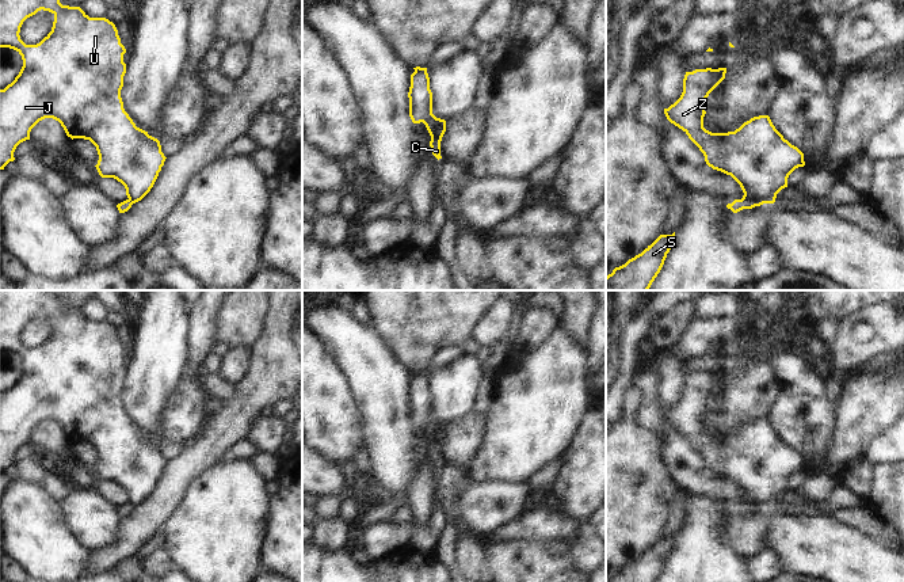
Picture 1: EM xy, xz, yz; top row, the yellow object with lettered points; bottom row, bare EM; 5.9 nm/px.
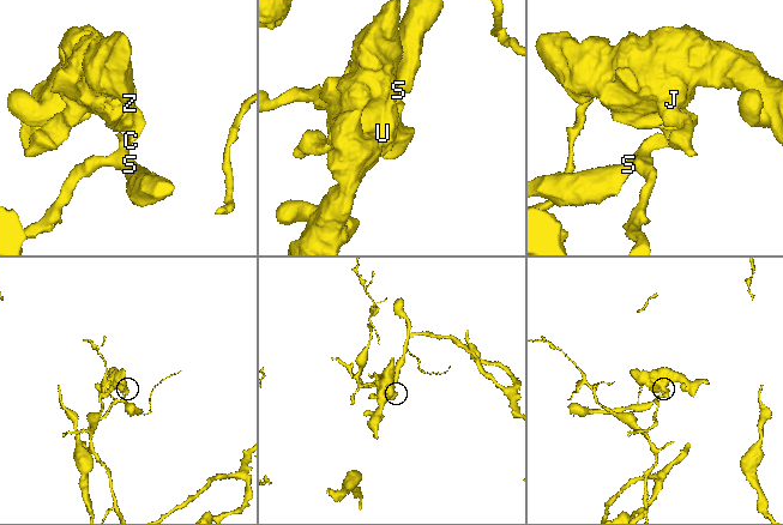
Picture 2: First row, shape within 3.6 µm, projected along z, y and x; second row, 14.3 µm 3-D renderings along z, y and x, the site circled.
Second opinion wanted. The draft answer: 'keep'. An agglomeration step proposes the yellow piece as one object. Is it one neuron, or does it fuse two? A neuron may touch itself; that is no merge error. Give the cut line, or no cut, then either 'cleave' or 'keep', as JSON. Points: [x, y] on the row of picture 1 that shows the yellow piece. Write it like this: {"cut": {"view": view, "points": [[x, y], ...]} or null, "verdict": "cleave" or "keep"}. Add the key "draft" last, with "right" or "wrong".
{"cut": {"view": "yz", "points": [[742, 198], [762, 204]]}, "verdict": "cleave", "draft": "wrong"}

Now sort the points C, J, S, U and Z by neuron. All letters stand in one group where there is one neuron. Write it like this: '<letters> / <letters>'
C J U Z / S

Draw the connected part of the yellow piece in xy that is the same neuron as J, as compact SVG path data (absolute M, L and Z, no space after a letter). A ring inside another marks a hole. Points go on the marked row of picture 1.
M0 0L0 47L16 50L23 60L15 80L0 90L0 170L15 160L16 147L30 140L30 132L39 121L53 118L72 140L89 140L96 147L99 160L95 167L102 178L121 182L131 203L141 201L153 187L167 157L161 152L160 141L137 128L123 109L121 90L126 73L126 49L115 24L106 18L89 18L80 7L62 5L60 0ZM41 9L54 15L52 31L39 43L26 45L19 35L20 27Z

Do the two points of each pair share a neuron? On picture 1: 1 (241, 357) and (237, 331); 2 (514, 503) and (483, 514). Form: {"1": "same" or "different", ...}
{"1": "different", "2": "same"}

